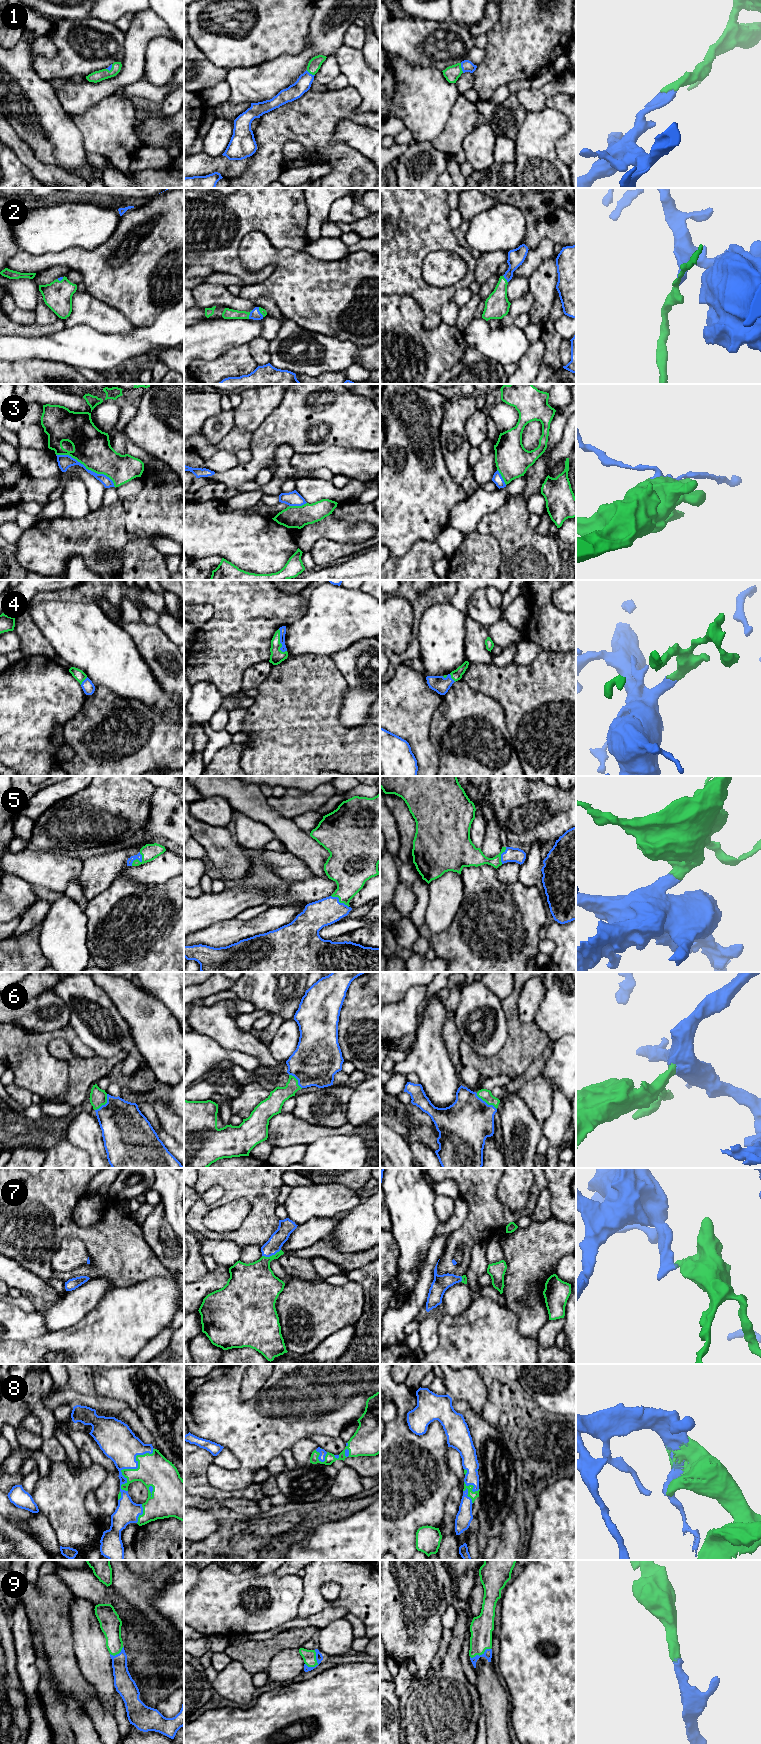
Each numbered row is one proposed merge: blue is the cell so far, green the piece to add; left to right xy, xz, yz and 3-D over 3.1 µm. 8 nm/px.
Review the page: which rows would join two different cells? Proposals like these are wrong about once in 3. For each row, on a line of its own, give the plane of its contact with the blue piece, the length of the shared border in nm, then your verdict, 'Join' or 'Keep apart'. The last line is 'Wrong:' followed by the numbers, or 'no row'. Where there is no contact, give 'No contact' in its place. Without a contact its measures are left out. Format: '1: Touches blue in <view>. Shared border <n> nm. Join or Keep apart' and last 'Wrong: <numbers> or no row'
1: Touches blue in yz. Shared border 80 nm. Join
2: Touches blue in xz. Shared border 80 nm. Join
3: Touches blue in xy. Shared border 550 nm. Keep apart
4: Touches blue in xz. Shared border 200 nm. Join
5: Touches blue in xy. Shared border 130 nm. Join
6: Touches blue in yz. Shared border 220 nm. Join
7: Touches blue in xz. Shared border 160 nm. Join
8: Touches blue in xy. Shared border 420 nm. Join
9: Touches blue in xz. Shared border 160 nm. Join
Wrong: 3

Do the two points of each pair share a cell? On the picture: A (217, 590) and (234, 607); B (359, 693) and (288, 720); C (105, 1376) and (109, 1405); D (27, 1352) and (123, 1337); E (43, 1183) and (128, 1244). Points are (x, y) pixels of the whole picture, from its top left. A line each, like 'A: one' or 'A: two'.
A: one
B: two
C: two
D: one
E: one

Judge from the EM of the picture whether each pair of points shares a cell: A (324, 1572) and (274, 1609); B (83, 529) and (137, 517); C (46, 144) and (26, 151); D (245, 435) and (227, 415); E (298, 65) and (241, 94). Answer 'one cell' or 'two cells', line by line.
A: two cells
B: two cells
C: two cells
D: two cells
E: one cell

